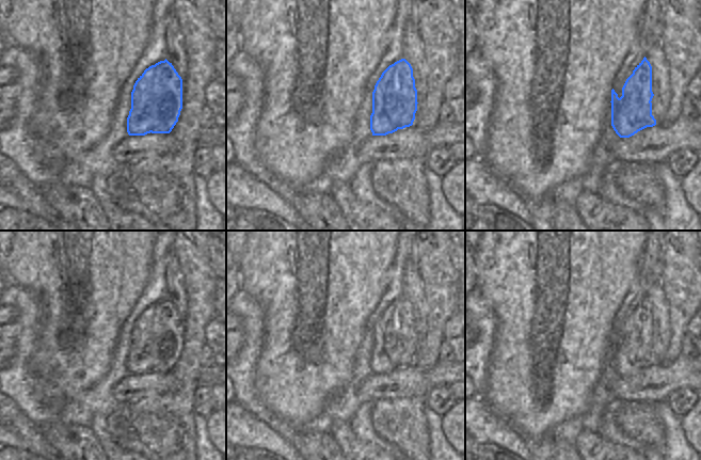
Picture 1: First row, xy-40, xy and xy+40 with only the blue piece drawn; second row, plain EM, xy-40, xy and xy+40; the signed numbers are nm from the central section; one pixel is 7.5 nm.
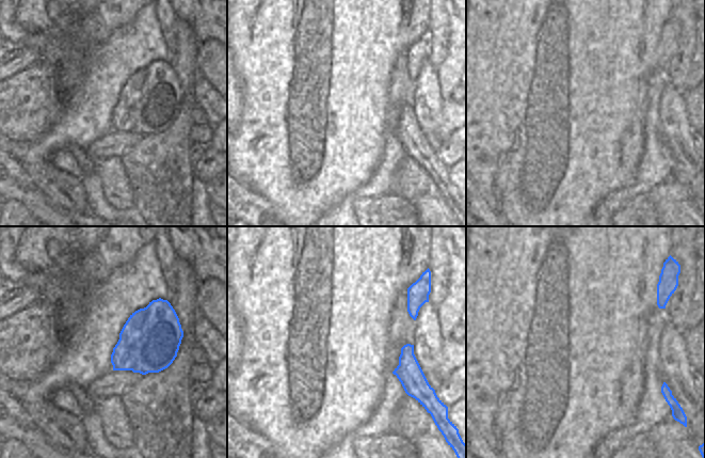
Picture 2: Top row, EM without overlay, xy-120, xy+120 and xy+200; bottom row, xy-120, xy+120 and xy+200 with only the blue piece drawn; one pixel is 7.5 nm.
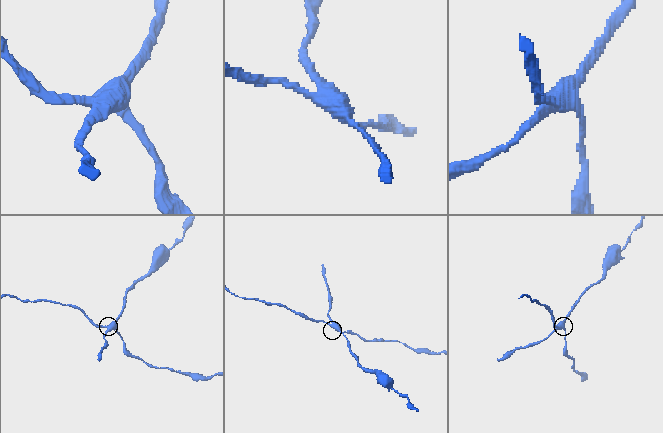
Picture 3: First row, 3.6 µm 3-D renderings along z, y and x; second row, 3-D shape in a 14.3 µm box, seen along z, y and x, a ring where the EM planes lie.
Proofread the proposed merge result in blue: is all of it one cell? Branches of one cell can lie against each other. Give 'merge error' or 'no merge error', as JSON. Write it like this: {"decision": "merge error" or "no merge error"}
{"decision": "merge error"}

